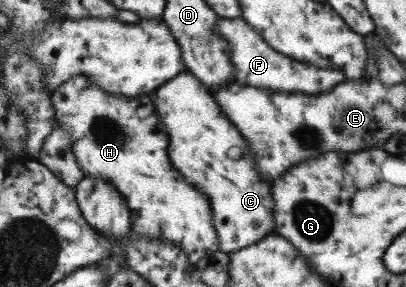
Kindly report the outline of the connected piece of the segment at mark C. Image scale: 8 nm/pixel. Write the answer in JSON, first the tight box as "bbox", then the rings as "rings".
{"bbox":[152,70,277,254],"rings":[[[189,70],[178,74],[173,81],[166,82],[152,93],[157,103],[158,115],[162,127],[170,133],[170,158],[174,165],[194,186],[210,198],[214,209],[214,225],[221,238],[221,252],[234,254],[264,240],[270,234],[276,234],[275,210],[277,204],[273,196],[273,184],[260,169],[254,154],[250,151],[241,130],[230,120],[225,110],[218,105],[214,94],[210,92],[197,75]]]}

